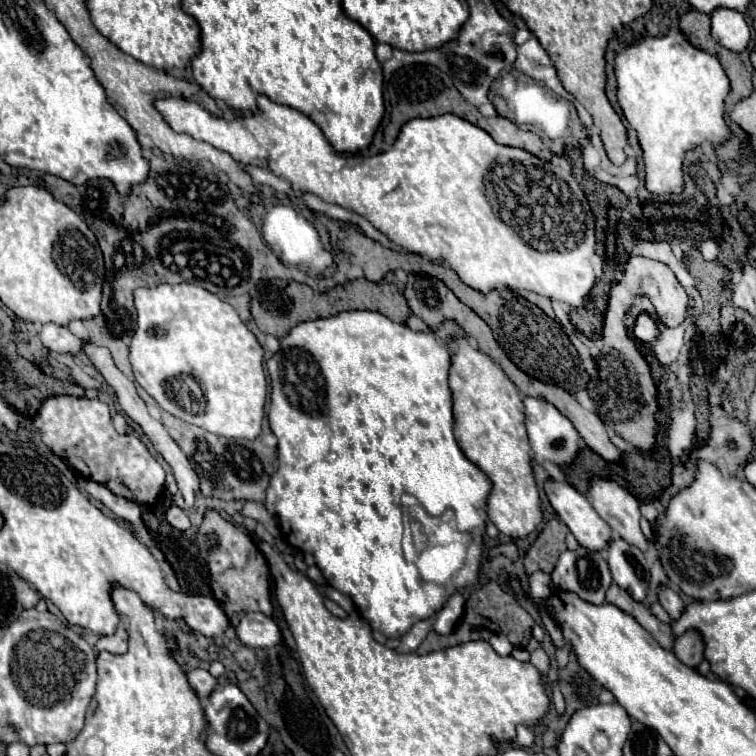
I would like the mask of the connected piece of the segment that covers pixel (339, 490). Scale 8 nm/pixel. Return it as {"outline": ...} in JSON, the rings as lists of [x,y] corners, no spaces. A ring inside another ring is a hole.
{"outline":[[[347,311],[347,313],[339,313],[335,317],[329,317],[329,319],[305,321],[305,323],[301,323],[301,325],[297,325],[297,327],[291,329],[291,333],[281,341],[281,351],[267,361],[267,369],[269,369],[269,375],[271,375],[271,387],[273,387],[271,389],[271,403],[269,403],[269,413],[267,415],[269,415],[269,425],[271,425],[277,441],[279,441],[279,463],[281,465],[279,465],[279,471],[271,477],[271,485],[267,489],[265,507],[267,507],[269,513],[273,513],[279,519],[279,527],[281,527],[285,539],[293,547],[311,553],[315,557],[315,563],[321,569],[323,577],[327,579],[327,583],[331,587],[335,587],[337,591],[349,595],[351,601],[355,603],[357,611],[361,613],[361,617],[373,629],[381,631],[385,637],[399,639],[417,621],[435,617],[437,611],[445,605],[445,599],[447,599],[445,587],[423,583],[419,579],[417,567],[411,565],[411,563],[407,563],[405,557],[403,557],[403,547],[401,545],[405,541],[405,517],[401,515],[401,505],[404,508],[403,511],[409,511],[421,523],[421,529],[415,529],[415,535],[413,535],[413,541],[415,541],[415,545],[421,551],[425,547],[453,545],[453,543],[463,543],[463,547],[467,547],[471,543],[471,535],[473,535],[473,543],[467,549],[467,565],[459,573],[459,577],[465,577],[463,583],[459,583],[461,589],[465,585],[473,587],[477,583],[479,569],[481,569],[481,563],[483,563],[483,535],[485,535],[485,527],[487,527],[487,521],[489,521],[487,519],[487,497],[491,493],[493,483],[491,483],[491,479],[475,463],[471,463],[465,457],[465,453],[461,451],[461,447],[459,447],[459,443],[457,443],[457,439],[453,435],[453,423],[455,423],[453,421],[453,393],[451,393],[449,383],[447,383],[449,367],[451,367],[451,355],[435,339],[435,335],[415,333],[407,325],[395,323],[389,317],[385,317],[381,313],[375,313],[375,311]],[[413,495],[419,499],[419,503],[425,509],[419,504],[411,505],[411,502],[408,500]]]}

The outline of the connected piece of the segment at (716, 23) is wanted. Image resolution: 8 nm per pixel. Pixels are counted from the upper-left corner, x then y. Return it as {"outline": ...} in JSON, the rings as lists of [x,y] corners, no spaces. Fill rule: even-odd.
{"outline":[[[717,9],[711,17],[713,39],[733,53],[743,53],[751,41],[751,29],[745,17],[733,9]]]}

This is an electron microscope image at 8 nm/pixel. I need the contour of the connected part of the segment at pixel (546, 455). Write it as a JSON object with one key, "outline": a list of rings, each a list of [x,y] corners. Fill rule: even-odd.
{"outline":[[[525,397],[525,419],[527,419],[527,433],[529,433],[529,443],[533,449],[533,459],[543,465],[543,463],[553,463],[557,467],[569,467],[575,463],[579,451],[585,447],[581,435],[573,427],[573,423],[561,415],[551,403],[535,397]]]}

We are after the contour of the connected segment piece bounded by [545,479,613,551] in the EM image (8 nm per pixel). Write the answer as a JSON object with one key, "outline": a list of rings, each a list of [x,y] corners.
{"outline":[[[553,479],[547,481],[545,493],[559,519],[569,527],[581,547],[603,551],[611,543],[613,533],[609,525],[597,515],[585,495],[581,495],[569,483],[559,483]]]}

